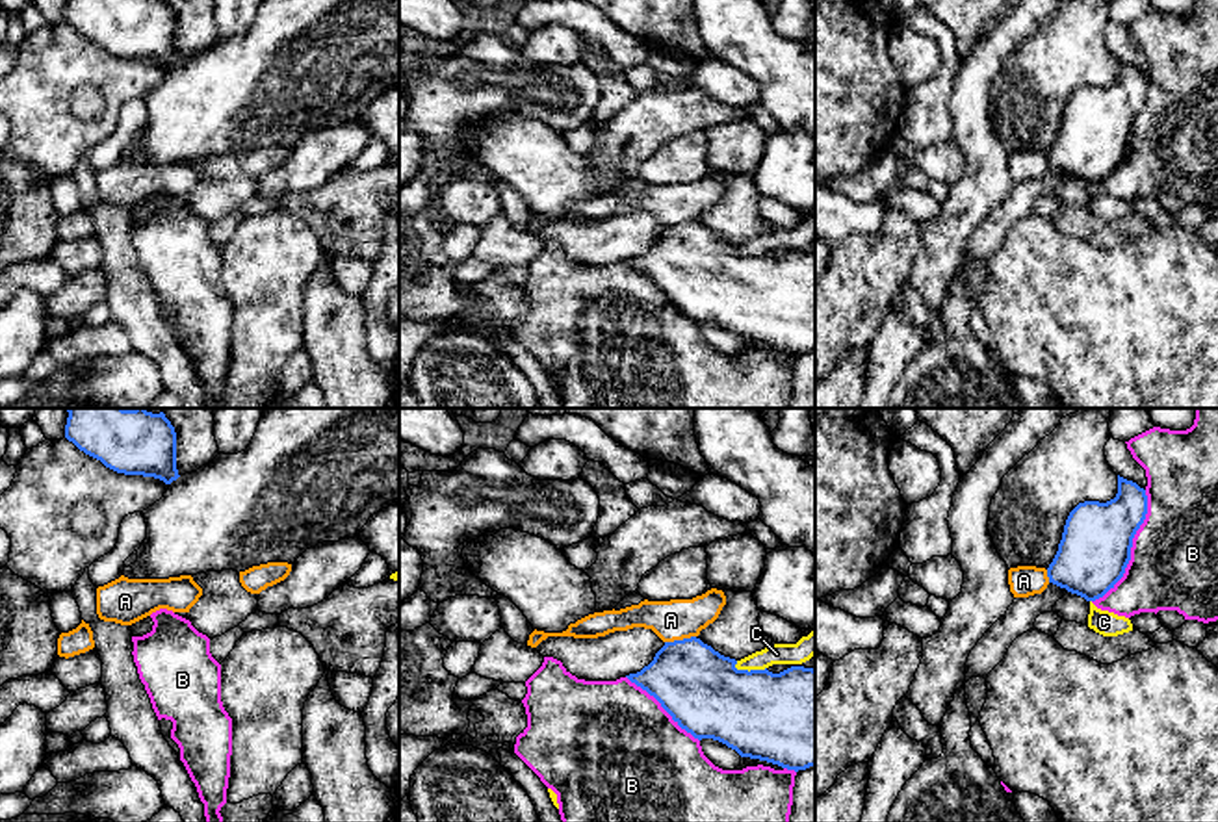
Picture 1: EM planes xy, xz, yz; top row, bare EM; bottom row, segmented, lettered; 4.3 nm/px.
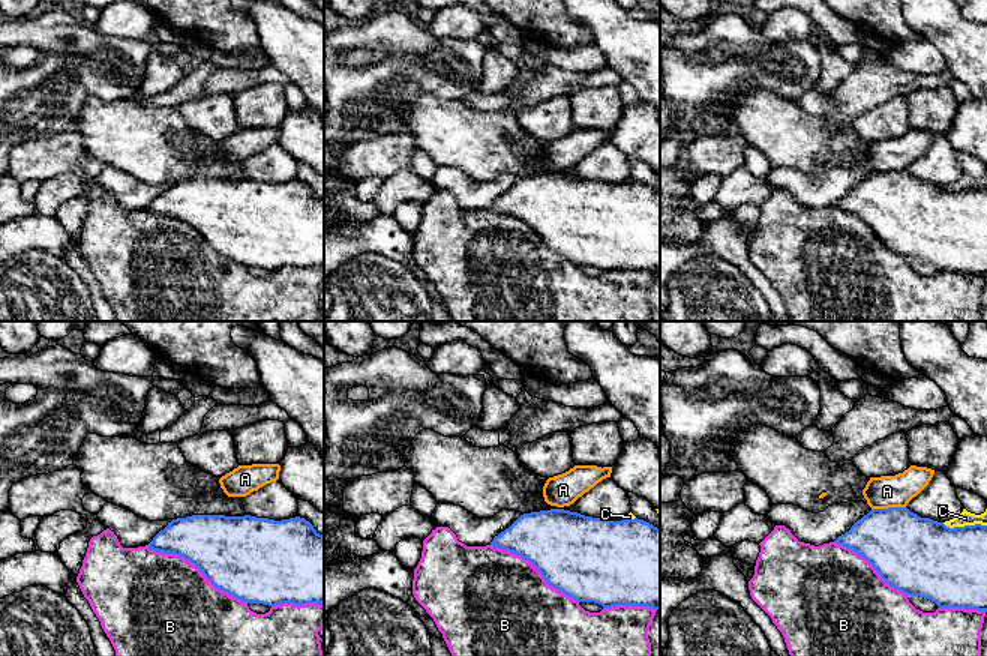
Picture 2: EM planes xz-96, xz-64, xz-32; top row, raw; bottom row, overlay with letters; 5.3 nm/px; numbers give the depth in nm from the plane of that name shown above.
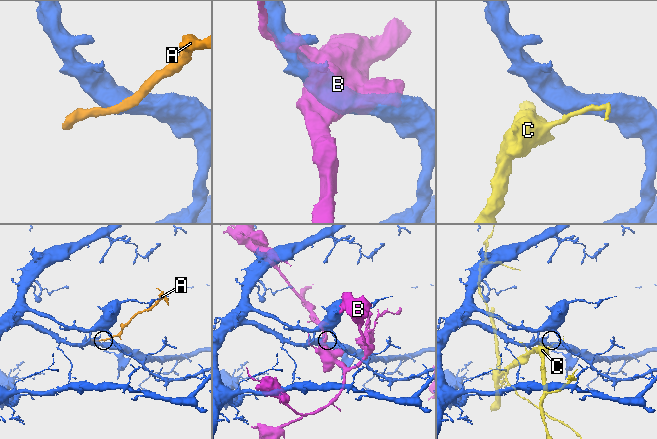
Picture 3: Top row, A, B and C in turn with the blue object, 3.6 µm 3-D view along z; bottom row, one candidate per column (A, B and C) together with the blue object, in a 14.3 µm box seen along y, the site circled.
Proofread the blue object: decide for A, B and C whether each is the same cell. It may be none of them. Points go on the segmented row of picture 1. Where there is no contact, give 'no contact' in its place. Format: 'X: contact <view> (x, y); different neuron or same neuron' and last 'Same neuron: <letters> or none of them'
A: contact xz (680, 641); different neuron
B: contact yz (1131, 546); different neuron
C: contact xz (751, 670); different neuron
Same neuron: none of them

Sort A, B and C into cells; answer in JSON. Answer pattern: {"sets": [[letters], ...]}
{"sets": [["A", "C"], ["B"]]}

